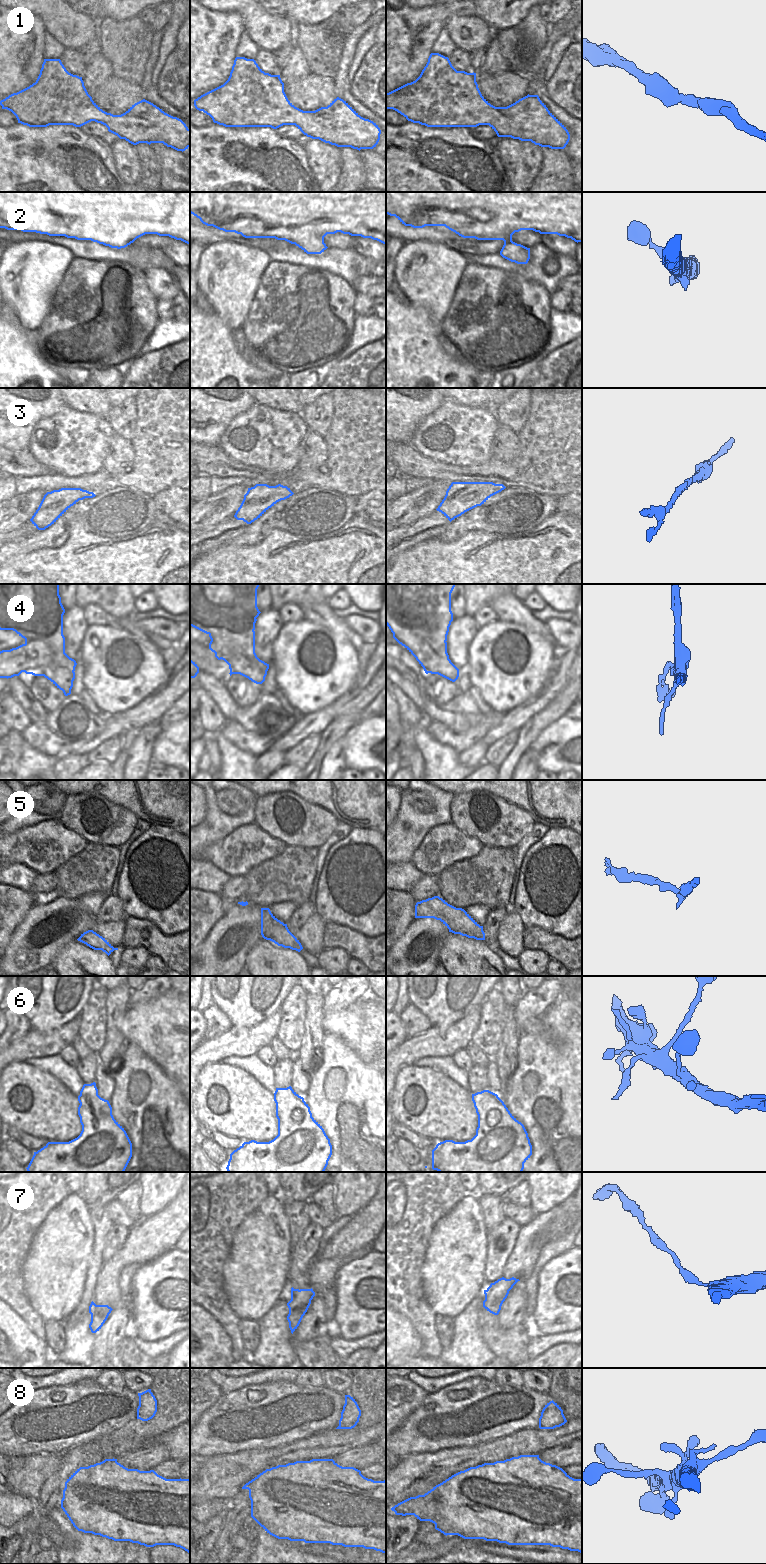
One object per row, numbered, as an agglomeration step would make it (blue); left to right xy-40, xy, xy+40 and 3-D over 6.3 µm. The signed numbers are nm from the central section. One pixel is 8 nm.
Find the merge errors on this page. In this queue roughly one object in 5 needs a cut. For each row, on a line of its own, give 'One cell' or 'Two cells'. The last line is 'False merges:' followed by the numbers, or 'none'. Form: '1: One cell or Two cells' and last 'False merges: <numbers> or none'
1: One cell
2: One cell
3: Two cells
4: Two cells
5: One cell
6: One cell
7: One cell
8: One cell
False merges: 3, 4

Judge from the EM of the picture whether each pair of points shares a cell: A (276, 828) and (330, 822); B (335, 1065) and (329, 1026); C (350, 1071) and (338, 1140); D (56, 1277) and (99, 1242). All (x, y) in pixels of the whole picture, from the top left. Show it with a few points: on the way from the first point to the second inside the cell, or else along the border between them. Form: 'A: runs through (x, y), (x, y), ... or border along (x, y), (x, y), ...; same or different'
A: runs through (289, 836), (302, 833), (310, 825), (317, 824); same
B: border along (326, 1033), (338, 1035), (350, 1047); different
C: runs through (350, 1088), (350, 1123); same
D: border along (92, 1224), (92, 1249), (86, 1271); different

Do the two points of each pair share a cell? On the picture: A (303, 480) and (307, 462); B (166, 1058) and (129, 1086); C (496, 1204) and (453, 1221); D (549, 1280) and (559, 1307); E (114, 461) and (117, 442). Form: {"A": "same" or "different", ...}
{"A": "different", "B": "different", "C": "different", "D": "same", "E": "same"}

